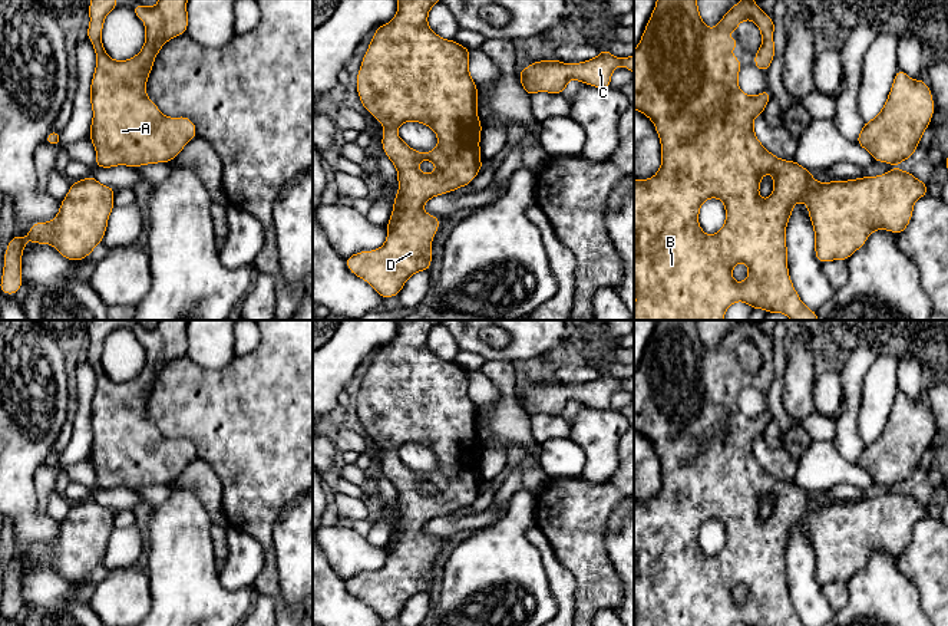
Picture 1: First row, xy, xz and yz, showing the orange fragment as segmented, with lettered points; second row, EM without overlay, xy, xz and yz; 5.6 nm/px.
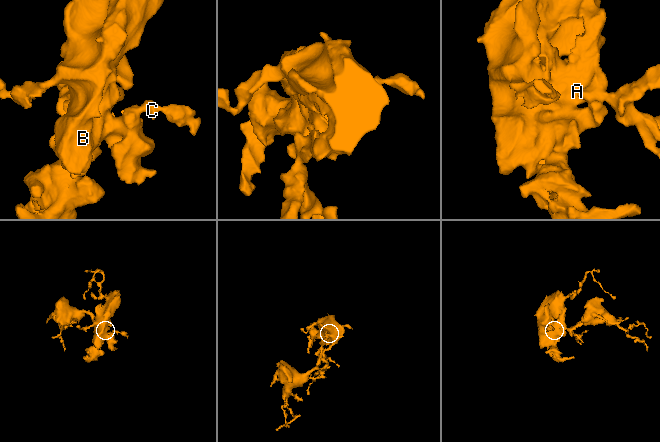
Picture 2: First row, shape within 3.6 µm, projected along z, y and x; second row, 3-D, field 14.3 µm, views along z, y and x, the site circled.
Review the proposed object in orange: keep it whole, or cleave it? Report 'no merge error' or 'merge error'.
no merge error

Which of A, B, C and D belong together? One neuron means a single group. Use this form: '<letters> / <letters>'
A B C D

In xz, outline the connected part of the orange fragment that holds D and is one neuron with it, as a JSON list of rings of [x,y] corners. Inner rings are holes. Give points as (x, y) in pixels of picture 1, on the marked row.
[[[397,0],[397,13],[387,24],[379,26],[361,60],[357,73],[357,93],[364,109],[369,111],[384,128],[381,146],[397,169],[399,192],[394,197],[393,212],[386,225],[386,243],[371,251],[359,251],[346,257],[349,270],[366,280],[383,299],[399,296],[406,280],[417,271],[427,271],[432,264],[432,238],[439,230],[440,218],[426,214],[423,205],[433,197],[452,192],[469,185],[482,167],[480,132],[478,119],[478,86],[469,73],[470,50],[456,40],[437,36],[427,24],[429,10],[442,0]],[[404,122],[420,122],[437,135],[437,146],[426,154],[412,149],[397,135],[396,129]],[[430,161],[436,165],[432,174],[420,172],[417,164]]]

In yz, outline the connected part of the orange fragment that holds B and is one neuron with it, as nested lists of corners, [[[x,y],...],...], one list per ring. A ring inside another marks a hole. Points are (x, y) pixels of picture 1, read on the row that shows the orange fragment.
[[[657,0],[655,7],[650,16],[650,20],[644,29],[644,33],[640,39],[637,49],[634,50],[634,109],[644,113],[651,119],[655,126],[655,131],[660,136],[661,144],[661,167],[653,178],[648,179],[634,179],[634,320],[723,320],[726,310],[736,302],[744,302],[752,309],[763,309],[769,313],[783,313],[792,320],[819,320],[817,313],[810,310],[800,299],[799,293],[795,290],[793,283],[789,276],[787,268],[787,246],[786,246],[786,225],[793,212],[796,202],[802,201],[806,204],[809,211],[809,218],[815,230],[815,254],[817,261],[826,263],[833,260],[846,261],[855,251],[858,251],[868,240],[868,237],[875,230],[888,230],[895,234],[901,234],[908,227],[914,204],[918,198],[928,195],[926,182],[915,178],[909,171],[892,169],[878,177],[861,177],[858,179],[832,182],[817,182],[812,172],[803,168],[796,161],[786,161],[774,156],[769,152],[762,142],[757,139],[753,128],[754,118],[763,115],[769,99],[772,98],[770,92],[766,89],[756,96],[749,96],[740,90],[737,76],[741,69],[743,62],[737,60],[730,50],[736,46],[740,46],[739,39],[729,39],[730,32],[736,32],[737,26],[743,20],[753,20],[760,33],[762,33],[762,46],[754,53],[754,66],[763,72],[767,72],[773,57],[774,57],[774,22],[769,17],[753,0],[740,0],[736,3],[721,19],[720,23],[710,29],[703,22],[697,0]],[[764,174],[773,175],[773,194],[762,200],[759,197],[760,181]],[[708,198],[719,198],[723,201],[726,208],[726,221],[720,231],[716,234],[706,234],[698,224],[698,212],[703,202]],[[737,263],[744,263],[749,267],[749,276],[744,281],[737,283],[733,276],[733,267]]]

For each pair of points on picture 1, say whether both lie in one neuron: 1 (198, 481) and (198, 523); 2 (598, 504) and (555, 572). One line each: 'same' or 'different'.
1: different
2: different

